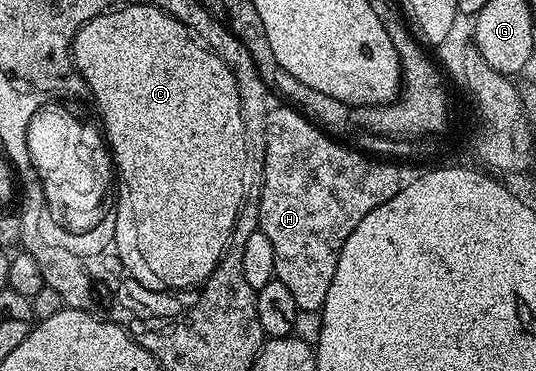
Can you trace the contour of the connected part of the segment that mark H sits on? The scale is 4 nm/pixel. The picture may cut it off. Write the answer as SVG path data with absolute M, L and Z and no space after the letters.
M276 104L269 110L264 121L266 136L266 156L264 157L264 176L259 179L260 225L258 229L270 240L274 248L275 281L286 284L286 288L294 295L297 311L320 310L326 300L326 292L330 292L330 284L334 280L334 272L338 268L338 256L354 228L362 224L362 216L374 212L378 204L386 204L386 200L394 200L402 188L414 184L418 170L401 164L396 160L381 160L369 156L359 149L351 150L343 146L331 134L325 134L313 122L303 118L299 110L287 105Z

